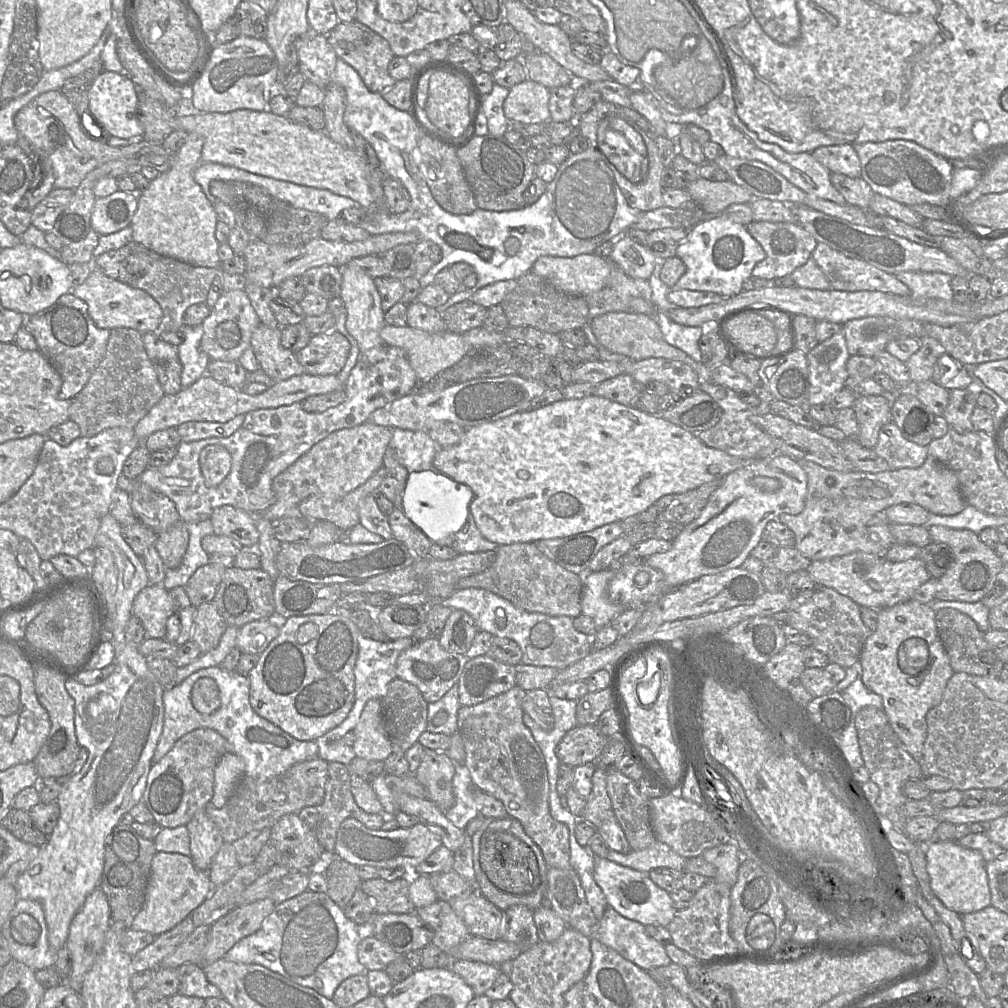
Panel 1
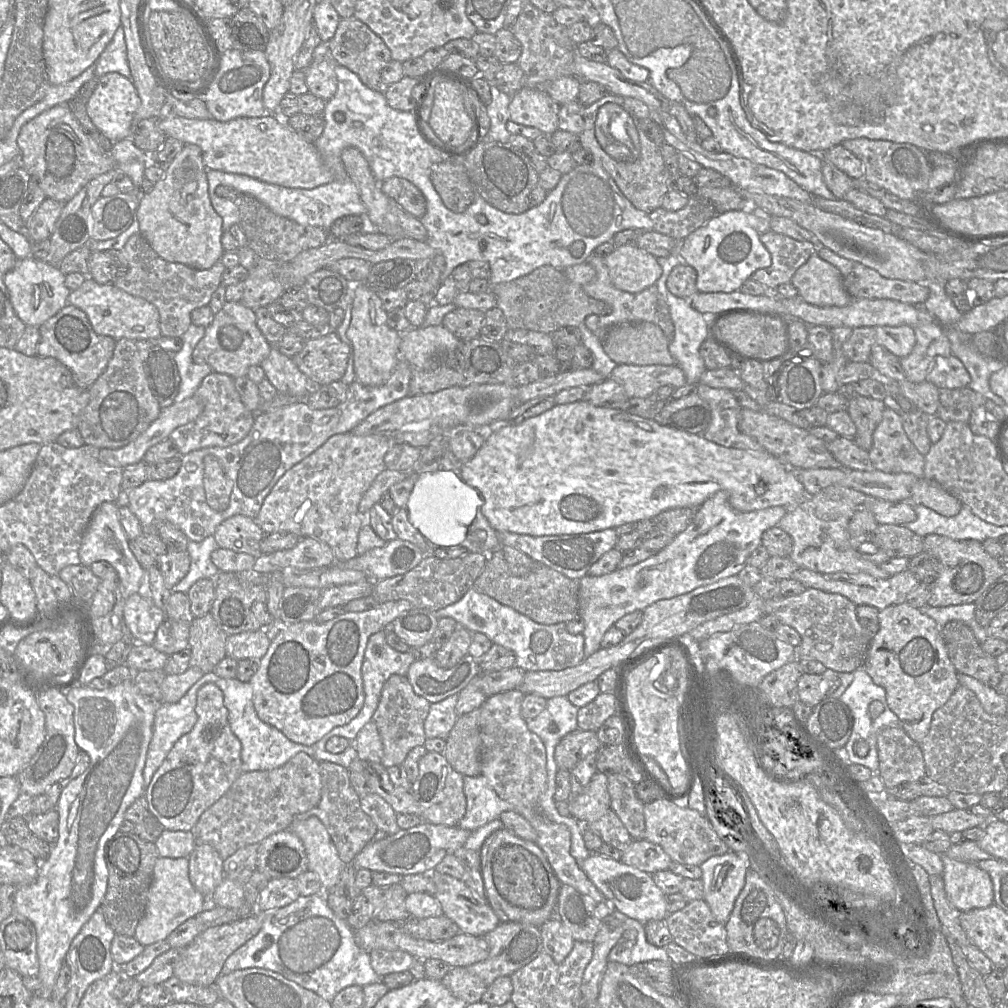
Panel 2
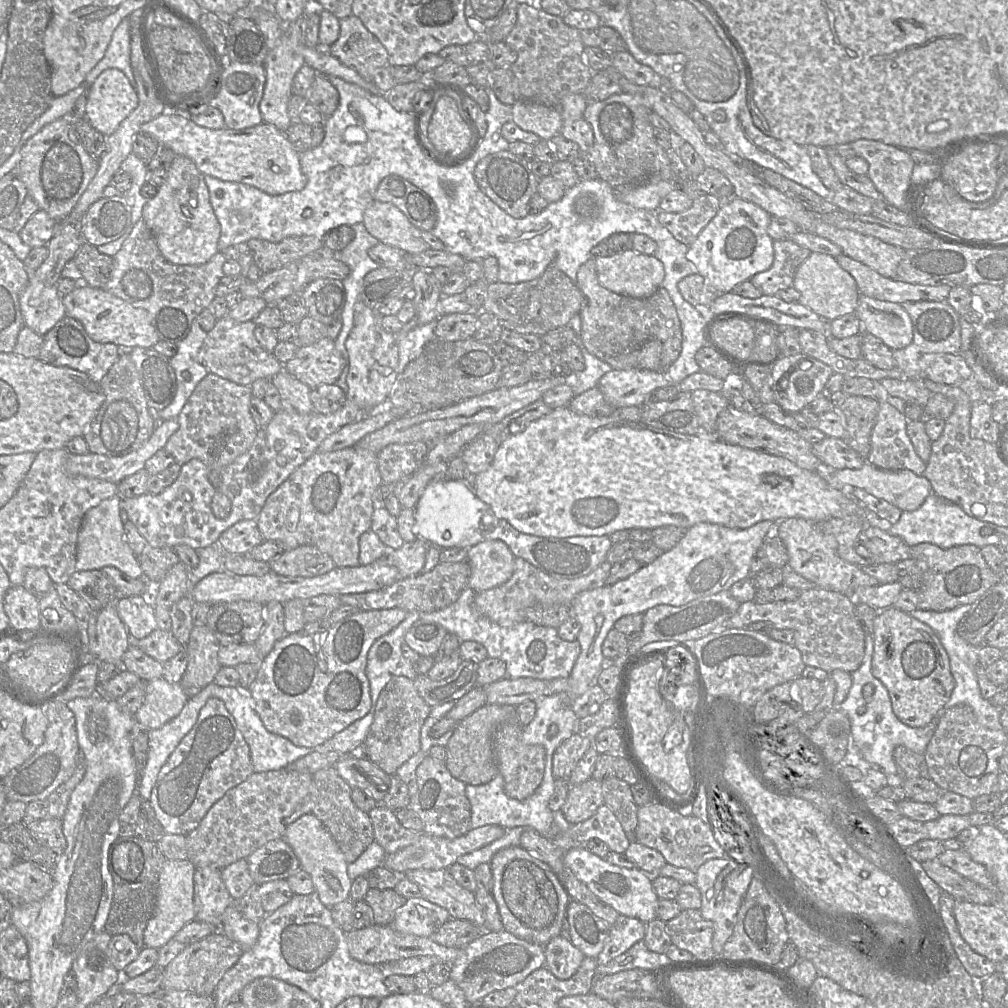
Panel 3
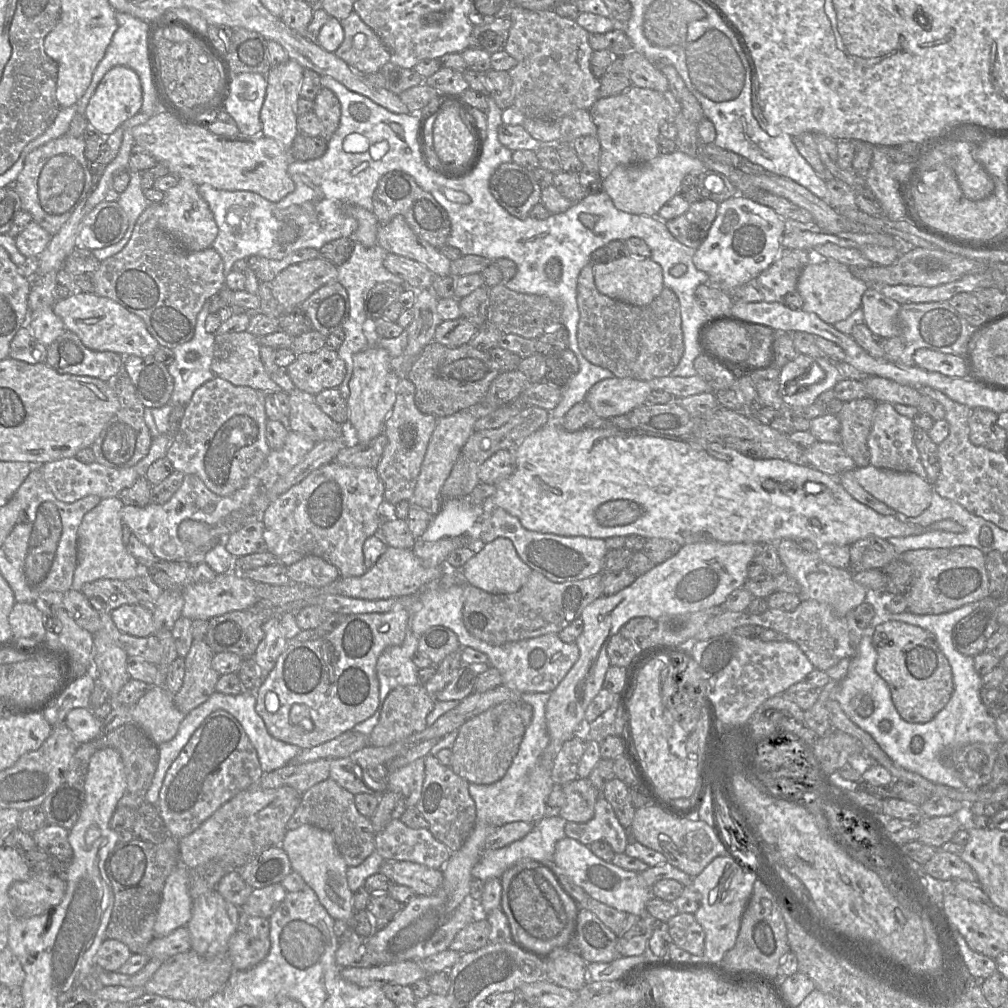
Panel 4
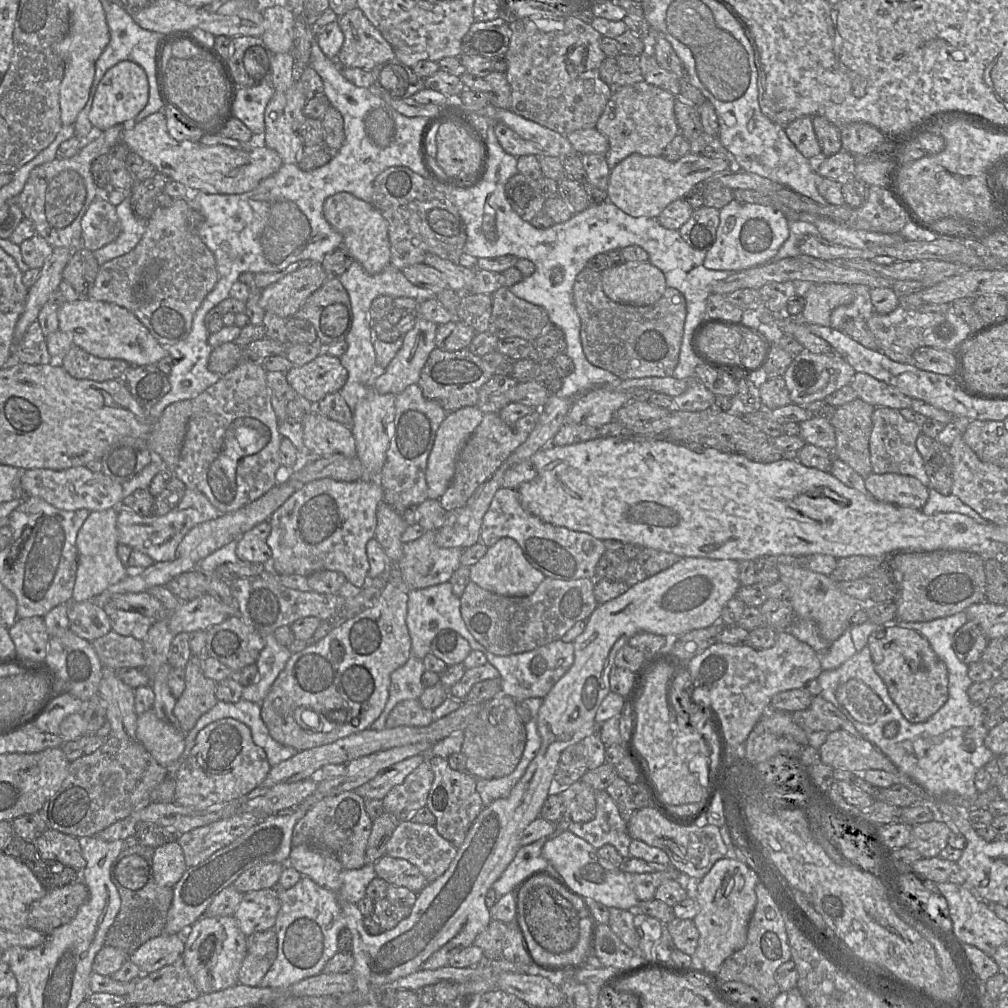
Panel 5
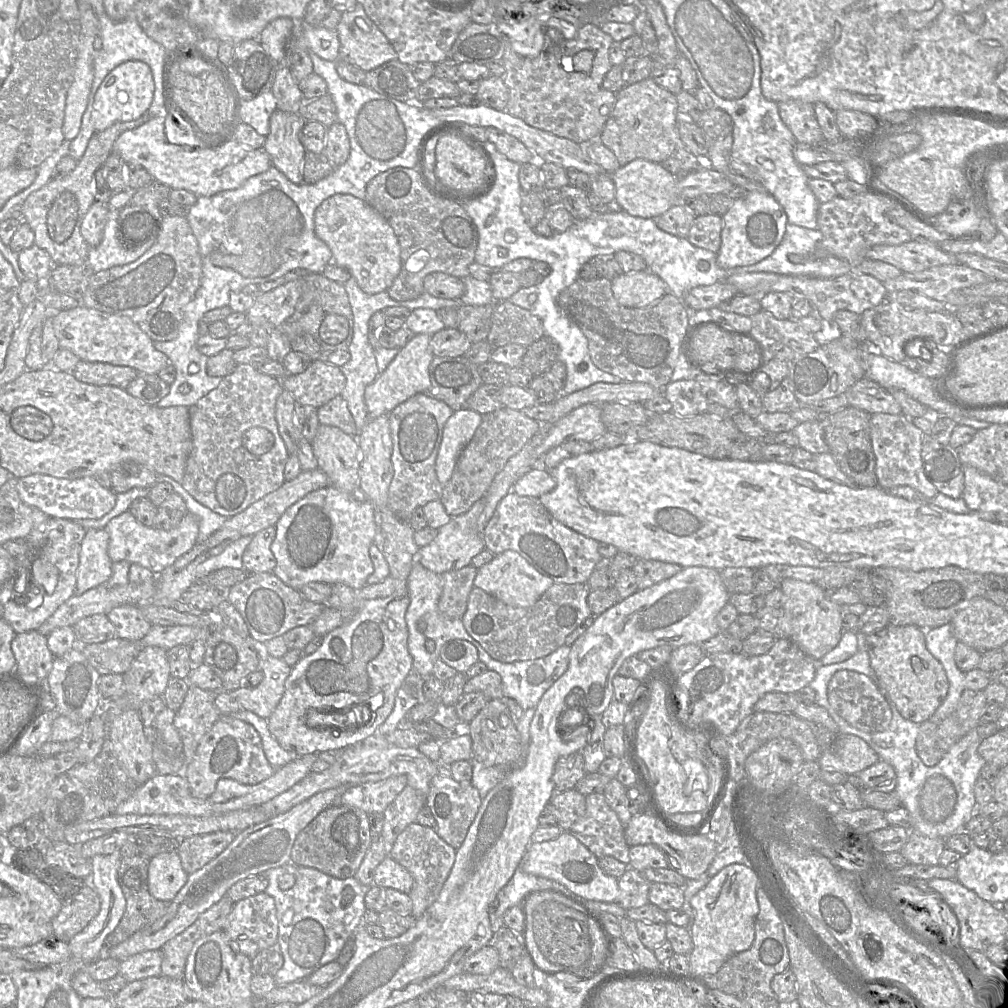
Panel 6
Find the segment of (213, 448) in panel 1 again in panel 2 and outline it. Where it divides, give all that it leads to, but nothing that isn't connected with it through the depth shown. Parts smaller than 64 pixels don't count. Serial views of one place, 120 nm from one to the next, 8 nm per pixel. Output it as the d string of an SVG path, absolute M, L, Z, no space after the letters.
M213 455L206 456L203 465L203 484L207 502L212 509L222 512L229 505L231 482Z

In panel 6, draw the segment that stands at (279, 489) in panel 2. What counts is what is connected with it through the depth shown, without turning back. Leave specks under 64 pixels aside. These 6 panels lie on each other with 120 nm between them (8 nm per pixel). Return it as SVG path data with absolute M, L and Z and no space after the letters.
M332 485L317 489L290 506L275 527L276 535L271 544L271 551L276 558L273 573L295 590L299 591L311 582L329 585L341 583L360 590L374 571L369 548L378 542L378 510L358 494L343 492Z

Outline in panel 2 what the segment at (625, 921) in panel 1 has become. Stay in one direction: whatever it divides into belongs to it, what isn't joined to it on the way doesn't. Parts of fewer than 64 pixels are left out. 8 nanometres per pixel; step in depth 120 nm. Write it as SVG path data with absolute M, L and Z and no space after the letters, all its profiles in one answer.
M628 917L622 936L609 953L608 962L631 966L652 960L672 962L665 948L656 947L647 941L644 924Z

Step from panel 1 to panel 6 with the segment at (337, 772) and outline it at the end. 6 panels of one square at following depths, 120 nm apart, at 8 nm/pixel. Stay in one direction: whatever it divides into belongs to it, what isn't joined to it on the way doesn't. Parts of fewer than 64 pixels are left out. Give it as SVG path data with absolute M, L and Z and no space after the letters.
M336 803L320 812L298 833L291 849L291 864L314 868L337 879L354 877L371 843L367 813Z

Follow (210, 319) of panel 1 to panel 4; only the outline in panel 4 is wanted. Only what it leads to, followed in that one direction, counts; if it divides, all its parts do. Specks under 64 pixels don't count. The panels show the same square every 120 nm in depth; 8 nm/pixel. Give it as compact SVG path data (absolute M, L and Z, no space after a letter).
M247 331L218 334L215 336L211 370L216 377L229 381L235 386L248 386L265 393L285 392L289 394L294 384L285 369L268 374L260 358L259 339Z

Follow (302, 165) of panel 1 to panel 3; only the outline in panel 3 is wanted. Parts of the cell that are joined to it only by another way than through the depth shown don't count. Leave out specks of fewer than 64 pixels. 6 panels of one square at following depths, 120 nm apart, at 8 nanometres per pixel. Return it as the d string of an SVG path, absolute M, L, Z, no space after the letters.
M166 111L143 124L140 127L140 132L148 134L162 147L171 149L177 156L185 156L191 159L204 176L210 175L222 181L250 185L269 195L301 191L307 184L307 177L301 170L300 153L294 149L285 132L280 131L273 124L262 122L256 126L241 130L227 127L210 129L197 125L185 114Z

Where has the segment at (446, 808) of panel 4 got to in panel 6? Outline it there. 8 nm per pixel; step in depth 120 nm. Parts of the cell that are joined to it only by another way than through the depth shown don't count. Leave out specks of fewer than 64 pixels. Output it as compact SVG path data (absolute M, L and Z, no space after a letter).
M440 766L439 772L432 778L430 790L425 800L427 807L436 821L435 831L438 836L457 850L463 843L470 825L480 808L482 799L471 783L459 783L454 780L448 766Z

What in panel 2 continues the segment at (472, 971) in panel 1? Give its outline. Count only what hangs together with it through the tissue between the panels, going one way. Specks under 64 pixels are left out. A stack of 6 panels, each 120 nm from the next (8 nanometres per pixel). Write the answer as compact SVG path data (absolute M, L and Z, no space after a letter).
M451 967L441 980L450 993L466 1004L479 1002L487 990L487 985L466 967Z

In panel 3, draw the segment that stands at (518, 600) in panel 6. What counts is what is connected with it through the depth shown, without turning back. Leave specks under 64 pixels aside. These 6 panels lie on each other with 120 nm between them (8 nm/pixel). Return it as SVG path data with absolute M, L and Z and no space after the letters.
M483 540L468 549L466 561L470 566L468 587L482 592L511 578L515 556L502 540Z

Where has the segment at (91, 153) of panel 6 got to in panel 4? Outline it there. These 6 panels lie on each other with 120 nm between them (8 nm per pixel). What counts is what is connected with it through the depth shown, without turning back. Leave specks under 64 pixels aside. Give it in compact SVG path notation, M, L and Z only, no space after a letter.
M63 135L34 149L25 159L23 169L15 181L15 190L21 199L22 210L31 214L51 236L55 235L75 210L86 200L92 186L93 174L90 172L84 154L85 141L83 137Z

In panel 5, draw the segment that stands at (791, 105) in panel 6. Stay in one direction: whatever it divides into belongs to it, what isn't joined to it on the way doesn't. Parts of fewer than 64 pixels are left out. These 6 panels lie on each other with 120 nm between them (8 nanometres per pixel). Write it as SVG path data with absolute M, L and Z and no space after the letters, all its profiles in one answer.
M803 116L795 119L785 127L785 132L805 158L811 161L821 159L821 147L814 132L812 117Z

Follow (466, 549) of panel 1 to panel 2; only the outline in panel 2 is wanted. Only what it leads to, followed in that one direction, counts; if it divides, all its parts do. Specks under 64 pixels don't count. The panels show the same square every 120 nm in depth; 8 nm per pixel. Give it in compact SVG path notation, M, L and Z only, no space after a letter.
M478 511L464 541L454 547L464 547L469 553L490 554L500 547L498 532L491 527L483 513Z

